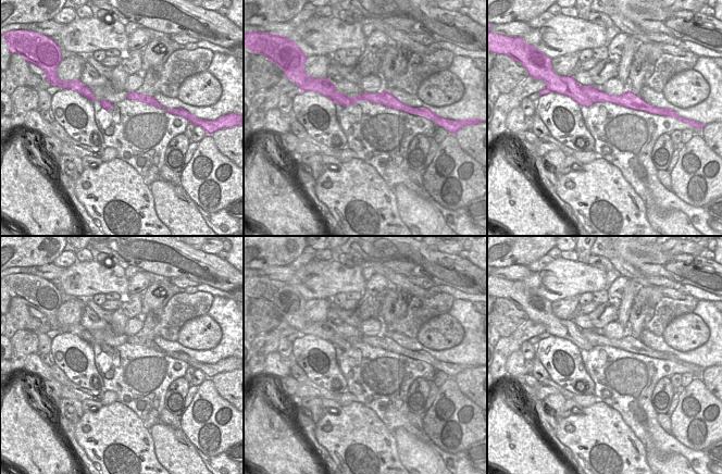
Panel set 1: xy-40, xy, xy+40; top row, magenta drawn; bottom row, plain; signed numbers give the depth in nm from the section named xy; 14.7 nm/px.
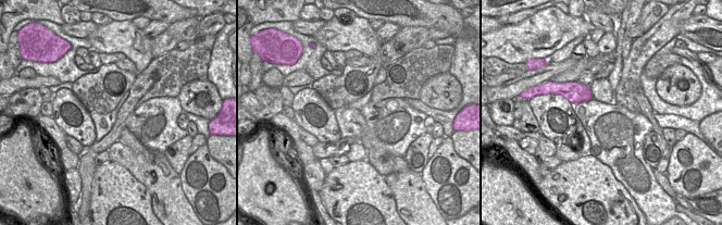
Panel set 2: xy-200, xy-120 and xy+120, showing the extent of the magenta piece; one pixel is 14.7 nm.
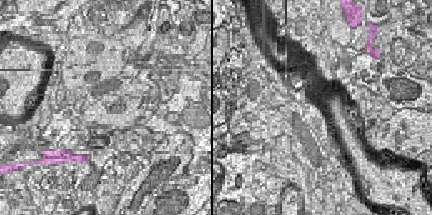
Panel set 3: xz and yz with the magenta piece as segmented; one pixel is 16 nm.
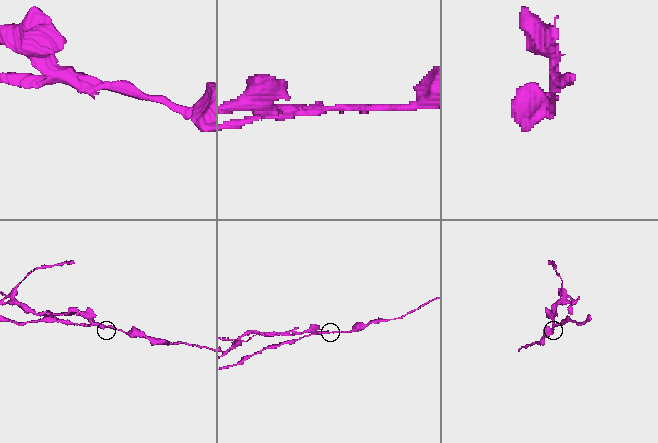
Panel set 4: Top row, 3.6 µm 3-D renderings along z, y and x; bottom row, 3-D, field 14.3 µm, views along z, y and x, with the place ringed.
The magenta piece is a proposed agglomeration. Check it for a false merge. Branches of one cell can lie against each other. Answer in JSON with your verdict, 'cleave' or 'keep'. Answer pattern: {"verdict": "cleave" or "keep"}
{"verdict": "cleave"}

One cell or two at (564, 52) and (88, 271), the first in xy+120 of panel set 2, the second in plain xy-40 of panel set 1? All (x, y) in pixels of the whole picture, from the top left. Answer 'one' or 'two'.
two

